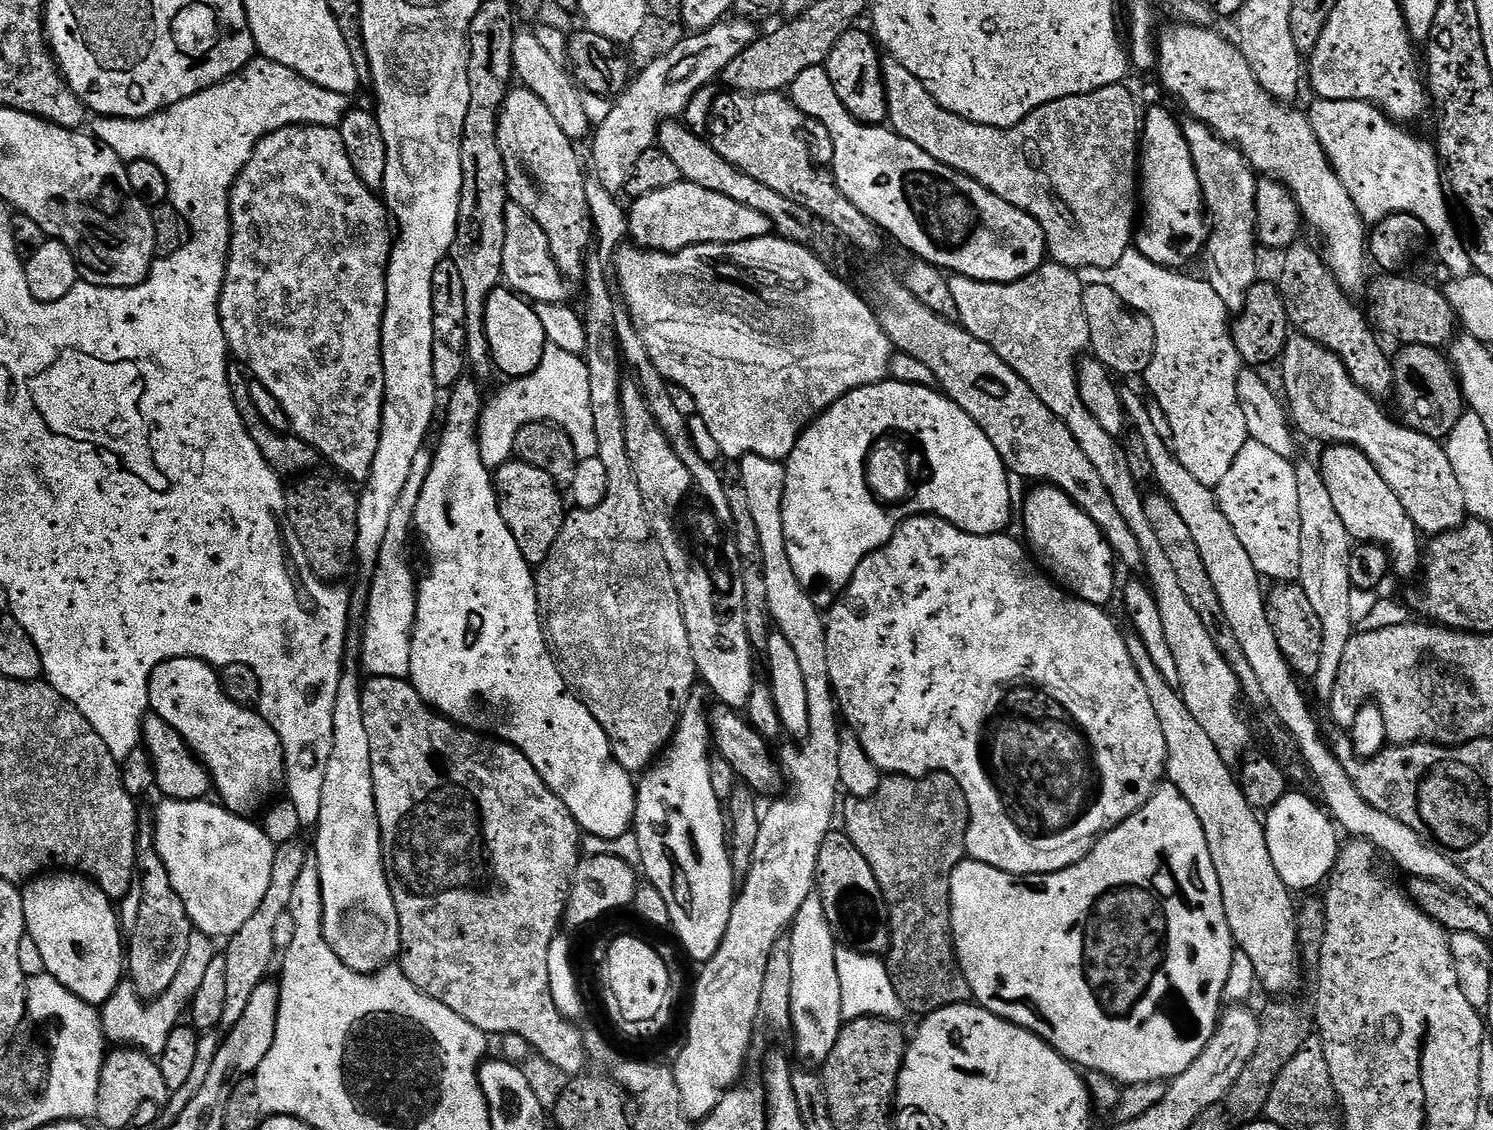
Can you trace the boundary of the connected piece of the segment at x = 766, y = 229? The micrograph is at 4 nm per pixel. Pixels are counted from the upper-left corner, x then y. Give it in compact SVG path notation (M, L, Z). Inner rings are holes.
M681 182L666 190L654 190L631 201L628 215L628 231L639 247L653 252L681 252L695 244L730 244L747 239L773 235L774 229L766 214L726 198L726 194L714 194L714 190L702 190Z

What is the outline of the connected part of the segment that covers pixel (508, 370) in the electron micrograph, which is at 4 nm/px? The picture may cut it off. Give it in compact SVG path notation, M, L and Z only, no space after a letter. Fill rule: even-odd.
M507 286L494 289L486 302L484 325L497 373L501 372L504 378L517 380L538 370L538 362L542 362L544 345L548 343L548 339L542 330L542 322L538 319L535 307L529 301Z

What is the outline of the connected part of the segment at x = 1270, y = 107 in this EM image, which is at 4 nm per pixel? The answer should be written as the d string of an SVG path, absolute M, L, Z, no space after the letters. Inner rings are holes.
M1177 22L1171 26L1173 28L1166 29L1161 36L1159 33L1156 54L1158 73L1160 72L1160 80L1164 83L1165 90L1174 99L1180 100L1181 106L1188 111L1187 115L1191 119L1201 120L1225 144L1236 147L1251 164L1253 172L1261 177L1277 180L1296 197L1296 210L1300 213L1303 223L1307 227L1309 224L1328 243L1326 259L1334 278L1349 294L1355 294L1360 287L1361 291L1369 279L1368 237L1370 232L1354 206L1354 198L1350 198L1346 186L1332 169L1328 156L1322 150L1322 142L1318 142L1307 115L1303 111L1299 112L1298 109L1292 108L1296 106L1289 106L1287 103L1274 99L1270 94L1266 94L1266 90L1262 90L1258 80L1254 78L1254 72L1250 70L1250 62L1246 62L1239 47L1231 39L1230 41L1223 40L1211 27L1198 28Z

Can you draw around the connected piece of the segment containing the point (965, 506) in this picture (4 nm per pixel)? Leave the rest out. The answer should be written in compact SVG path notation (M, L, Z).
M885 378L878 384L867 384L865 388L855 388L847 392L841 400L836 400L824 412L821 412L798 438L794 450L789 454L786 463L786 490L782 498L782 530L786 530L786 554L790 554L790 566L794 566L794 574L798 574L798 582L810 594L817 608L827 610L848 591L848 583L854 578L854 570L872 552L876 552L896 533L896 528L911 516L941 516L949 520L961 532L994 536L1005 531L1004 528L1012 520L1012 488L1008 485L1010 473L1005 468L998 450L994 450L994 442L982 434L978 422L966 414L943 391L936 388L923 388L913 384L903 384L891 378Z

